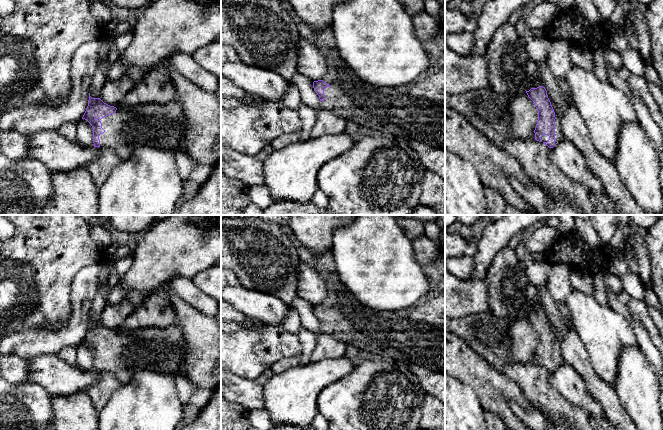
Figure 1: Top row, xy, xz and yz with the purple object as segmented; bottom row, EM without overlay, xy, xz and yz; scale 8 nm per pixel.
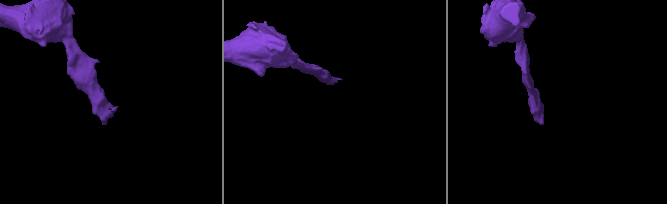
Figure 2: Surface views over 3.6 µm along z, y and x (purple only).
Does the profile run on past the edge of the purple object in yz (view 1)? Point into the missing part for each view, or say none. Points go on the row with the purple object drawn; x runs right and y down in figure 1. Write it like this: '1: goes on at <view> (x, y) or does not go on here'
1: goes on at yz (558, 134)

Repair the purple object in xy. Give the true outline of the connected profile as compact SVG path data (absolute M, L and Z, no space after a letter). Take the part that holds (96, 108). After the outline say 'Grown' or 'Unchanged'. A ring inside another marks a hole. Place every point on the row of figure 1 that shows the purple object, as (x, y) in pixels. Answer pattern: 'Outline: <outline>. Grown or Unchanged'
Outline: M89 93L88 106L82 117L93 128L94 147L112 148L123 161L131 157L133 151L140 146L154 146L163 149L178 151L180 142L186 139L186 116L183 106L176 99L166 104L144 103L135 106L116 108L104 103L100 98L92 98Z. Grown

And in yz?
Outline: M539 86L531 88L526 93L538 111L538 120L531 139L543 142L549 148L553 148L564 137L561 132L560 122L555 117L547 91L545 87Z. Grown

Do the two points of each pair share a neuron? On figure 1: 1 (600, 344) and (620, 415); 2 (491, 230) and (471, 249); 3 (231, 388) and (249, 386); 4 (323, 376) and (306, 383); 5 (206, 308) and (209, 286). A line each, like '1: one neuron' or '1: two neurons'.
1: two neurons
2: two neurons
3: one neuron
4: one neuron
5: two neurons

